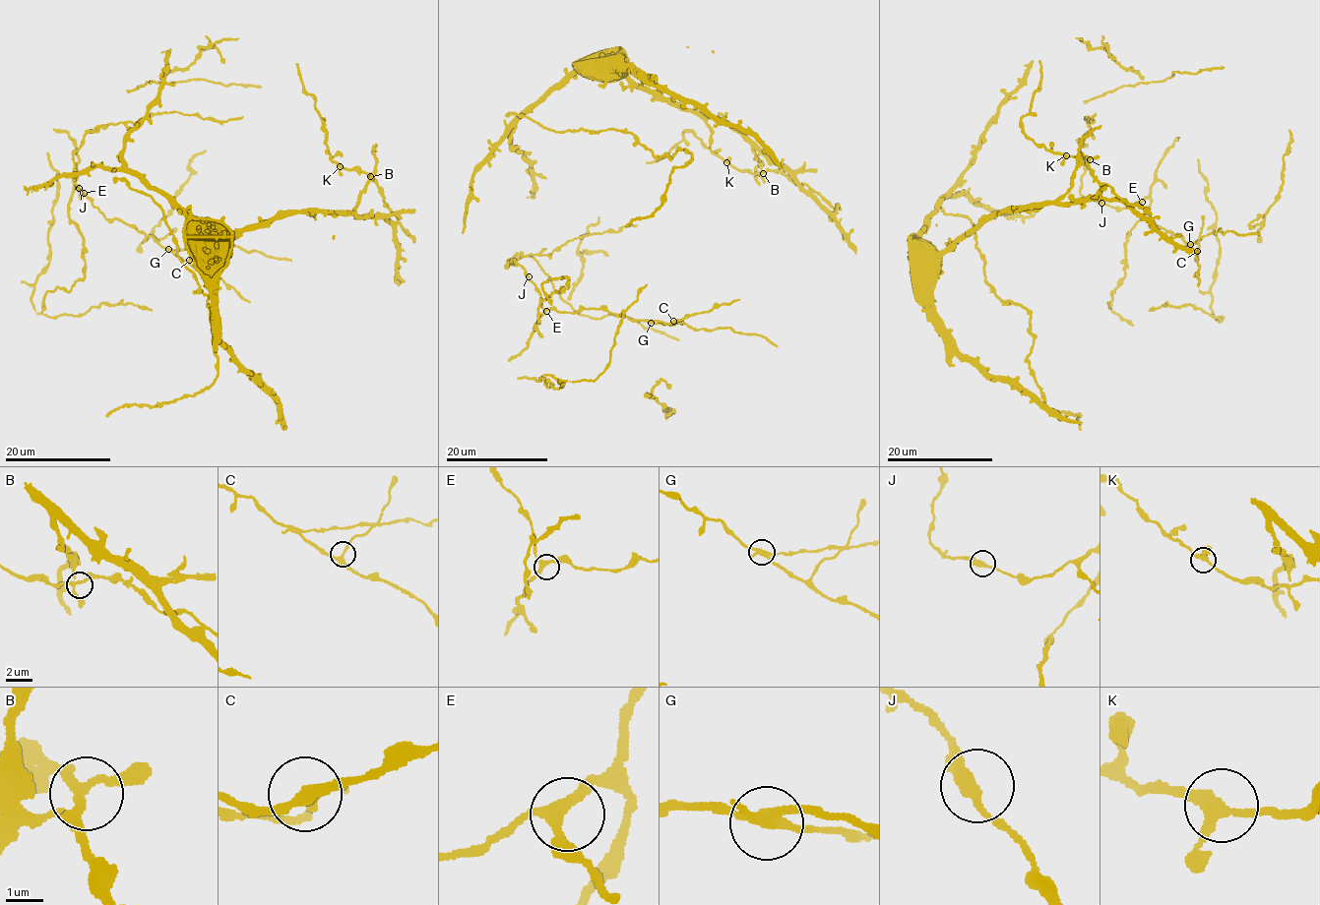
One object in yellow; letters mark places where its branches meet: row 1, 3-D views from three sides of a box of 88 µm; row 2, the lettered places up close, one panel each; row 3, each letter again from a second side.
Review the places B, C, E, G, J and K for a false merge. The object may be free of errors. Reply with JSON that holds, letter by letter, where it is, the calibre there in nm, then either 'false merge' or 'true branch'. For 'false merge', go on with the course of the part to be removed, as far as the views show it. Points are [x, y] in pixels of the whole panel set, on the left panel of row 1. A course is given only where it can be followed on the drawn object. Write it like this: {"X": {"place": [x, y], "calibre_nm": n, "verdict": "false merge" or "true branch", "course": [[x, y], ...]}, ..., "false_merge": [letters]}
{"B": {"place": [370, 176], "calibre_nm": 200, "verdict": "true branch"}, "C": {"place": [189, 260], "calibre_nm": 240, "verdict": "true branch"}, "E": {"place": [84, 193], "calibre_nm": 240, "verdict": "true branch"}, "G": {"place": [168, 249], "calibre_nm": 260, "verdict": "false merge", "course": [[169, 250], [229, 245], [290, 260]]}, "J": {"place": [79, 188], "calibre_nm": 320, "verdict": "true branch"}, "K": {"place": [340, 166], "calibre_nm": 280, "verdict": "true branch"}, "false_merge": ["G"]}

